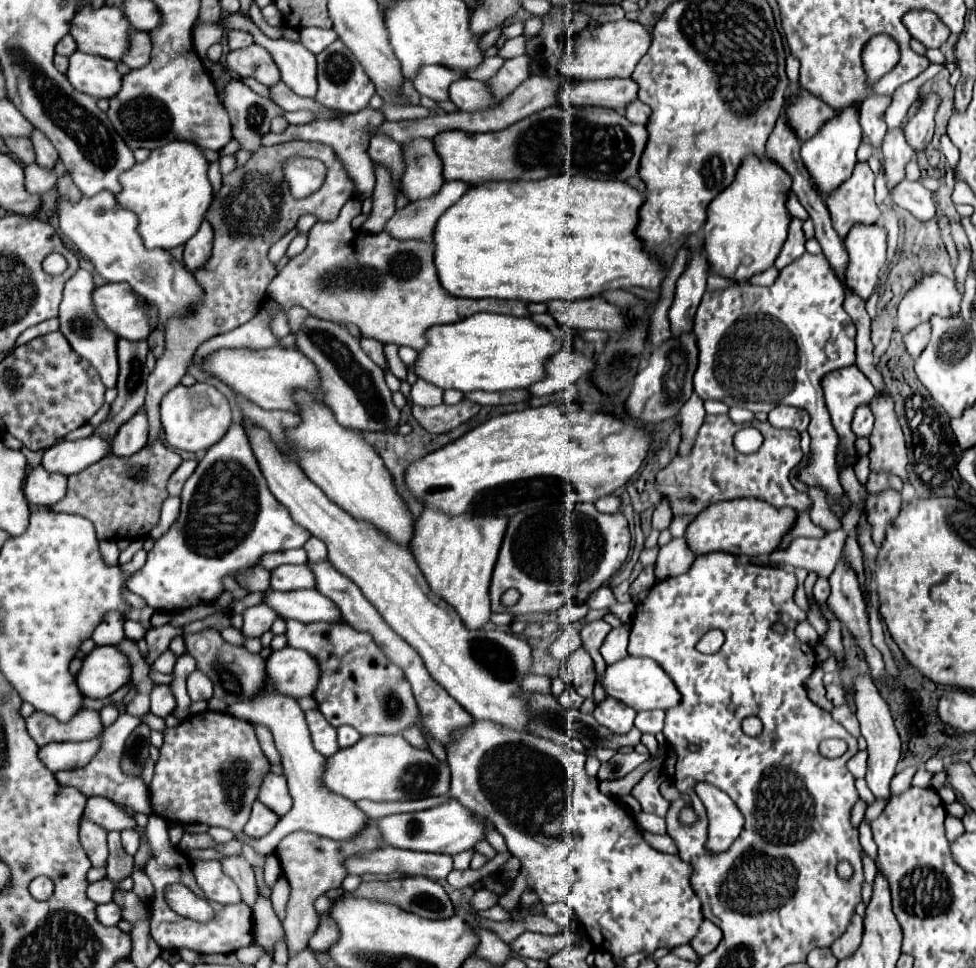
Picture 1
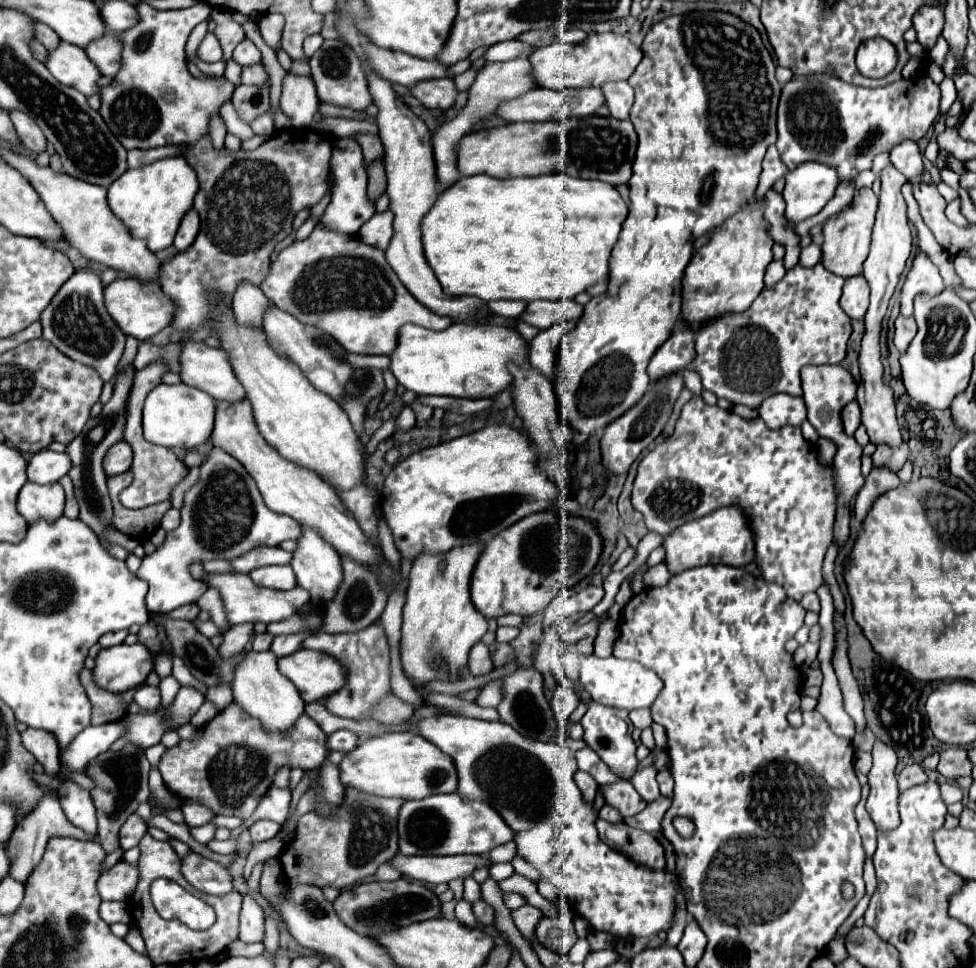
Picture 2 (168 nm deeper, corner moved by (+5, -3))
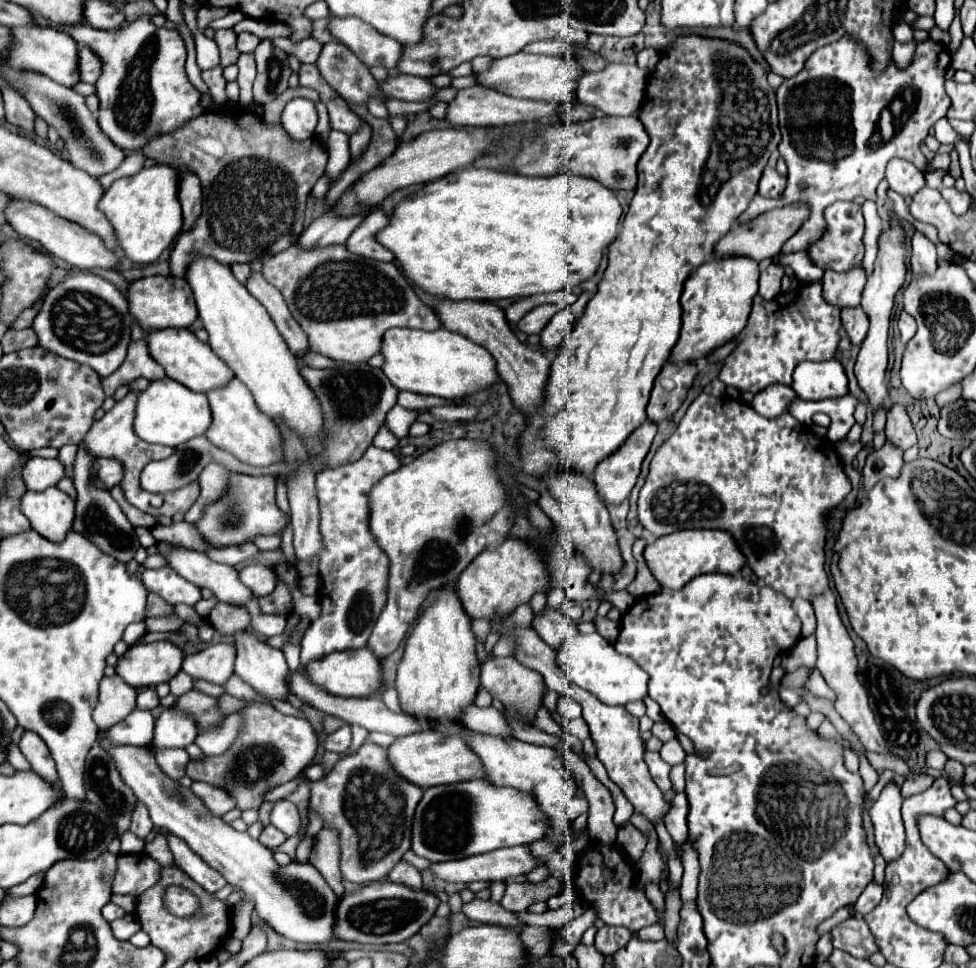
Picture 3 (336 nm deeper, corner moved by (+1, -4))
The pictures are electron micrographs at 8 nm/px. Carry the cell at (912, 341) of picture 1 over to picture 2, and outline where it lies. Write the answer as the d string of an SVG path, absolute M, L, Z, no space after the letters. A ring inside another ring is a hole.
M897 316L897 320L895 320L895 346L899 352L905 352L909 348L915 334L917 334L917 324L915 324L913 316L911 318Z

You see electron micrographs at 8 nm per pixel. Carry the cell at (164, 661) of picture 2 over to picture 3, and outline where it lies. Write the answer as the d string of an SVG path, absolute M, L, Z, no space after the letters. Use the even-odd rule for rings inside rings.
M179 671L177 677L173 677L173 679L169 681L169 687L171 687L171 695L179 697L179 695L187 693L189 689L193 689L193 679L191 679L185 671Z

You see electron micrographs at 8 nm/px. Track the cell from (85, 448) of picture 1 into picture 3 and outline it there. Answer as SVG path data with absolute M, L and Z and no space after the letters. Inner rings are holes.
M33 457L25 463L21 471L23 483L27 491L43 491L51 485L57 485L59 479L65 477L65 469L59 463L59 459L43 459L43 457Z

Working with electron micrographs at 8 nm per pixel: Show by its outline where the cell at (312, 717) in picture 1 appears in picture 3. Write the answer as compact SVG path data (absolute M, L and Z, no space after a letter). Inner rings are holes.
M251 701L241 713L243 713L243 719L245 719L245 729L241 731L241 737L235 741L235 745L229 749L229 753L225 753L225 757L205 757L203 761L189 761L187 775L193 781L205 781L205 783L227 789L237 799L237 807L241 811L245 811L245 809L251 809L251 807L259 807L263 803L261 795L267 789L273 789L273 787L277 787L281 783L287 783L287 781L299 777L299 773L315 757L317 737L315 737L315 731L311 729L311 725L305 719L283 715L283 713L275 711L271 705L267 705L267 703Z

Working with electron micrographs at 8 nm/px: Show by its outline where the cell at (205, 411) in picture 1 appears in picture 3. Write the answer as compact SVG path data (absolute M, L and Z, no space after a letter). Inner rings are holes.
M169 377L151 381L149 387L145 391L141 391L137 397L133 427L135 427L135 433L143 441L175 447L181 441L189 441L193 437L203 435L207 431L209 423L211 423L211 409L207 403L207 395L195 393Z

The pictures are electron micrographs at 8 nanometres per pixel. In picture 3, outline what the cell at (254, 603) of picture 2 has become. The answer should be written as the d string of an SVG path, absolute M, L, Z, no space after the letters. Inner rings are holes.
M157 541L155 549L157 549L159 555L163 555L167 559L169 567L173 567L181 577L185 577L187 581L191 581L199 587L211 589L213 595L223 603L229 603L229 605L235 605L235 607L245 607L245 603L253 597L253 593L249 593L249 589L245 589L245 585L241 585L239 573L233 567L215 563L205 553L197 553L197 551L183 549L183 547L173 547L171 543L165 543L165 541Z

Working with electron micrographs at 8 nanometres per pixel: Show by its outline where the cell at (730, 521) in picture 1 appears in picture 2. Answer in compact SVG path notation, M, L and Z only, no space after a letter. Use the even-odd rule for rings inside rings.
M723 506L709 516L703 516L701 520L693 520L689 524L683 524L673 532L673 536L667 536L663 540L665 548L665 562L673 574L689 570L693 566L705 566L705 564L729 564L729 566L747 566L755 558L755 540L753 530L749 528L749 516L739 506Z

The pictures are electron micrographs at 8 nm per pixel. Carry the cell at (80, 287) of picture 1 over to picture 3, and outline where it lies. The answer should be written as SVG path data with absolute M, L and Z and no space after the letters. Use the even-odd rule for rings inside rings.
M69 271L65 279L45 295L43 307L33 321L33 331L43 349L63 359L89 365L99 377L107 377L125 359L131 341L131 321L127 297L111 281L93 273Z

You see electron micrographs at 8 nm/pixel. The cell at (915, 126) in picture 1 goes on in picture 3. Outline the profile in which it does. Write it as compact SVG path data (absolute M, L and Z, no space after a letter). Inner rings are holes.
M893 159L887 165L887 175L885 175L891 191L903 195L903 197L913 197L925 187L925 175L909 161Z

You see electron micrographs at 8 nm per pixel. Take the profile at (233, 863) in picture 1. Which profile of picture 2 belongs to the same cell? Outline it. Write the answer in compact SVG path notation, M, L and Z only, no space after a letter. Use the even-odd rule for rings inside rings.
M251 894L243 896L239 940L243 942L261 942L263 940L263 910L255 902L255 898L251 898Z

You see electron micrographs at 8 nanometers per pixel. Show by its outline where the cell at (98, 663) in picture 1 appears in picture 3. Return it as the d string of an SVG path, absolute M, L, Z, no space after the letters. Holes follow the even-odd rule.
M169 641L133 645L119 657L117 675L133 687L155 687L167 683L181 671L185 651Z

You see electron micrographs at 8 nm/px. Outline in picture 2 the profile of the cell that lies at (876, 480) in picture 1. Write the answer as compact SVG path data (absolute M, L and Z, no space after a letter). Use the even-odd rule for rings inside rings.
M901 444L901 448L889 448L889 446L877 446L873 458L873 468L887 468L891 472L899 472L903 468L903 464L907 462L907 452L905 452L905 444Z

